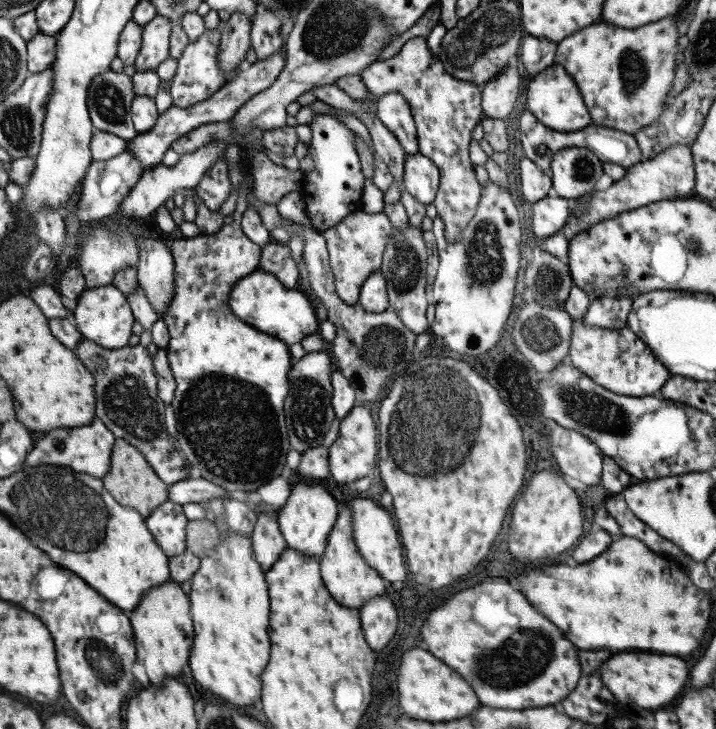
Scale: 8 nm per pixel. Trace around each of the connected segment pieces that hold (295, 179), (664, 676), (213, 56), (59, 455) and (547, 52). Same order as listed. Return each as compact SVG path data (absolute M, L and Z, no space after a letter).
M263 150L256 151L249 162L253 176L253 187L249 190L257 201L276 204L285 194L299 191L302 171L289 172L282 165L275 166Z
M621 652L613 654L599 666L601 684L619 700L619 702L633 702L639 708L661 708L673 702L685 686L687 668L683 660L671 658L665 654L649 654L649 652Z
M220 28L205 29L197 40L185 45L180 58L176 60L176 70L170 80L171 104L177 108L194 106L202 100L207 100L214 92L226 83L226 76L218 63L218 48Z
M97 417L87 426L56 428L46 432L43 438L33 444L31 450L24 456L22 466L25 468L39 465L63 465L74 471L101 478L108 471L114 439L113 433L109 432Z
M527 36L519 44L519 60L526 72L534 76L554 63L556 43L534 36Z

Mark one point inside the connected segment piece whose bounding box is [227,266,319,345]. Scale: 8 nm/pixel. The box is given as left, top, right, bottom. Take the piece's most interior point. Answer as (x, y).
(258, 298)

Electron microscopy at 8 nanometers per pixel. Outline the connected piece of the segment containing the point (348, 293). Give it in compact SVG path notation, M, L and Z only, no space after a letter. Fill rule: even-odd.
M361 210L349 213L341 222L322 233L326 242L334 289L344 304L356 304L363 281L371 272L379 271L383 251L386 244L390 242L391 230L385 213L379 211L373 214Z

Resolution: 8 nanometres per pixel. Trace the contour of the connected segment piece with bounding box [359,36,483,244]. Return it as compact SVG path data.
M422 36L408 39L392 57L372 62L359 75L371 95L378 98L383 94L398 92L407 101L415 123L418 152L438 169L437 194L432 203L443 221L445 240L449 244L455 242L474 215L481 196L480 185L468 157L471 131L483 118L481 87L447 74Z

